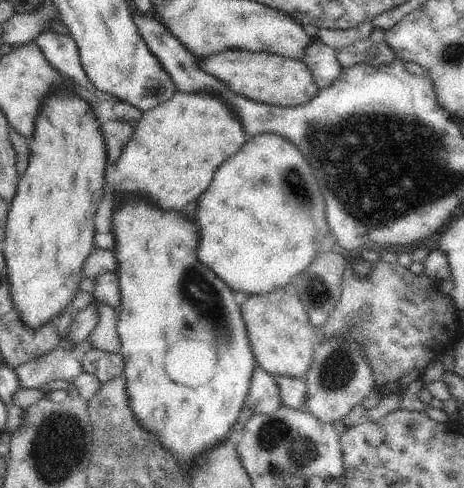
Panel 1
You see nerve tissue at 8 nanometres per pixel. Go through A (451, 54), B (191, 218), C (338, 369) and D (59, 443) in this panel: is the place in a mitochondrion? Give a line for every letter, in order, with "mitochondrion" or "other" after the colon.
A: mitochondrion
B: other
C: mitochondrion
D: mitochondrion

